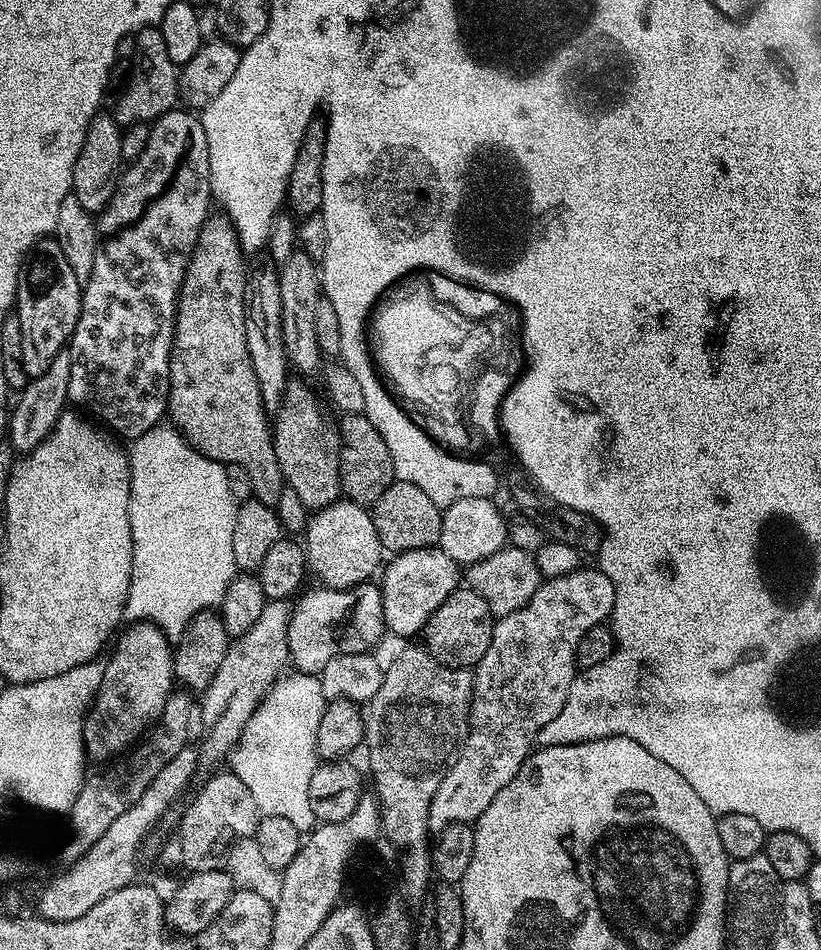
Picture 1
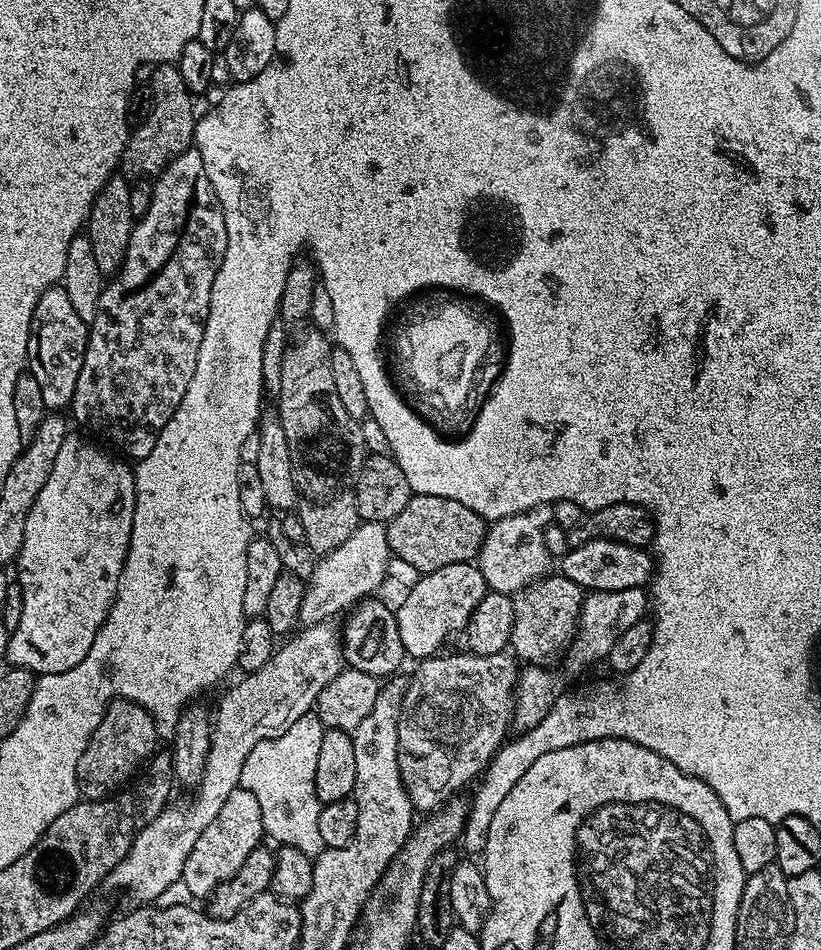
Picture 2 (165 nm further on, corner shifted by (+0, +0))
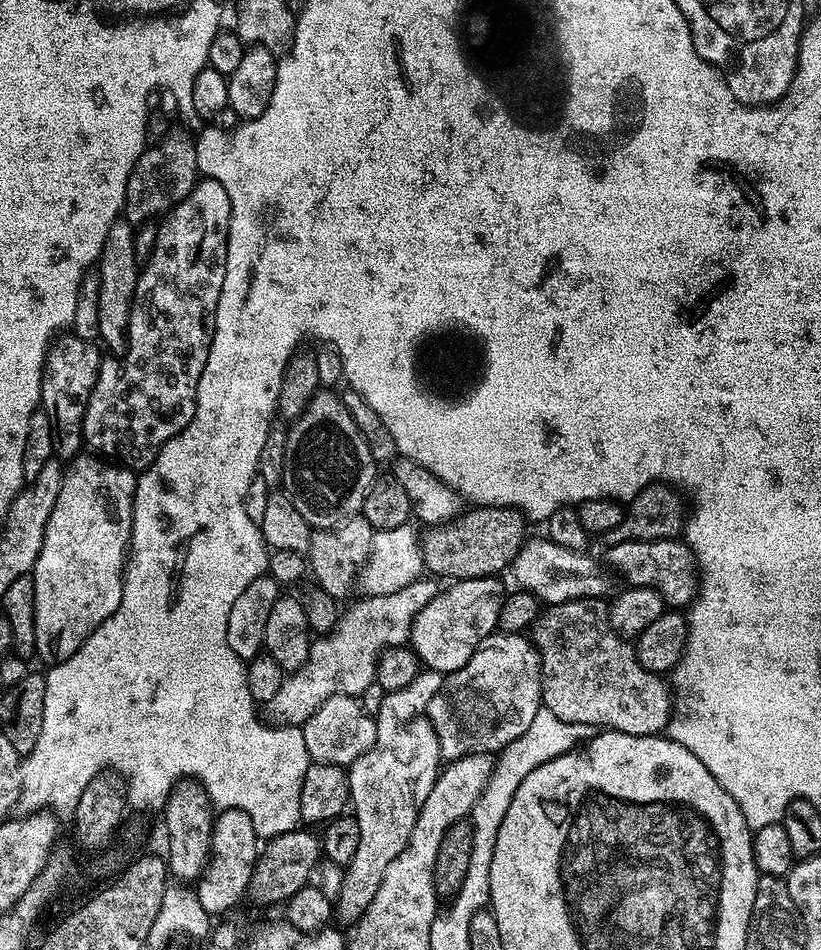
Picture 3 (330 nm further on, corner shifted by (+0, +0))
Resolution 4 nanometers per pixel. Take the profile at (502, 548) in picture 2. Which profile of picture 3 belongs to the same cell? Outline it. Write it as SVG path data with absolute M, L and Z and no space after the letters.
M547 538L529 539L512 559L510 573L517 580L519 587L526 592L533 592L545 605L565 604L571 600L594 600L607 597L612 580L608 577L609 569L592 557L588 552L566 550Z

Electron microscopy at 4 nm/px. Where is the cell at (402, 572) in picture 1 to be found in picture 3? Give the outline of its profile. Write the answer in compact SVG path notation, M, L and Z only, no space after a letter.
M483 576L449 583L445 592L444 589L439 591L416 615L416 621L412 624L410 647L419 656L425 669L451 674L462 670L462 666L470 662L482 641L497 631L506 595L502 581L494 576Z

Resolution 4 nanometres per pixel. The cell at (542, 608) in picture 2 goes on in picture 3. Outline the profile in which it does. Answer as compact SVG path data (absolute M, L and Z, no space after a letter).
M600 598L571 600L541 611L540 619L534 625L534 643L540 649L540 699L543 707L562 718L562 722L583 724L589 730L611 730L635 736L663 733L674 715L673 689L661 673L646 670L636 656L635 647L613 630L608 617L609 605L604 603Z

